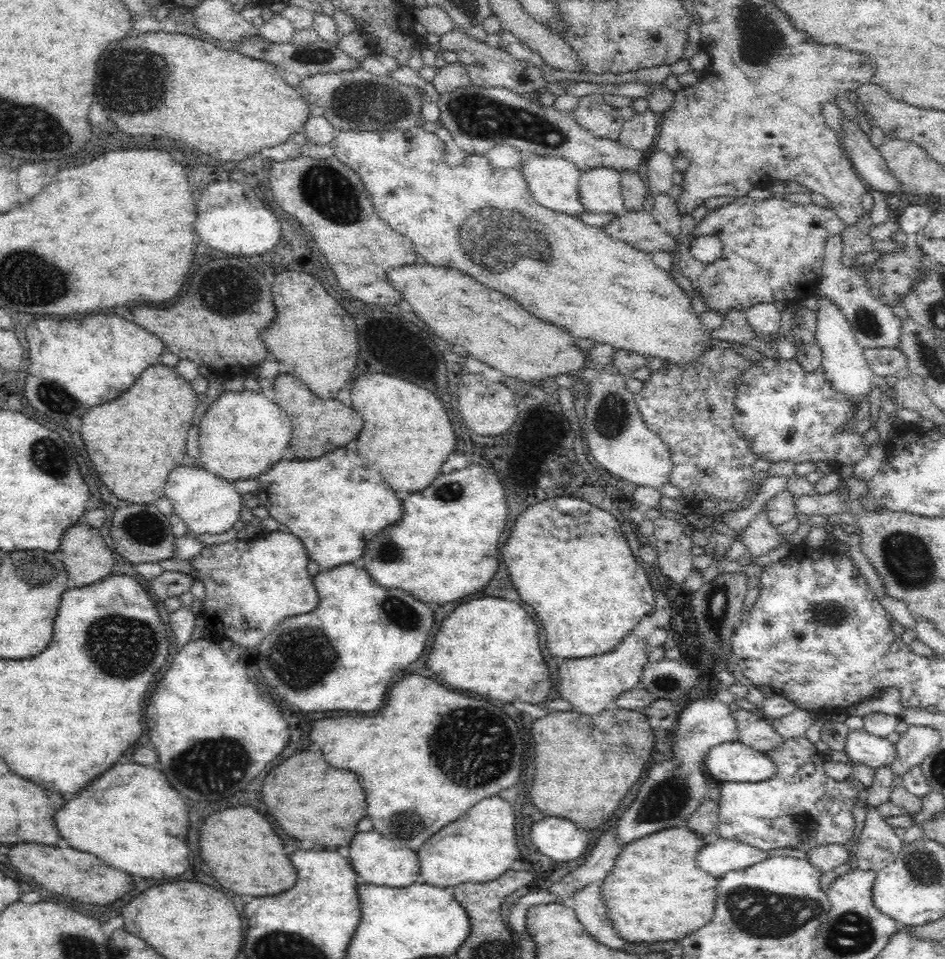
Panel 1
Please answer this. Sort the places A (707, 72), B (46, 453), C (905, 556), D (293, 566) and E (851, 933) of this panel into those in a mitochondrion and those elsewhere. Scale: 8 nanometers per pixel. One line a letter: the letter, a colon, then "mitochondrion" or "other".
A: other
B: mitochondrion
C: mitochondrion
D: other
E: mitochondrion

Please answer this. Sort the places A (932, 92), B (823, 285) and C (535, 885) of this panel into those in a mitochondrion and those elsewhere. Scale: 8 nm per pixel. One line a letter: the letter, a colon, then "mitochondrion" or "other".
A: other
B: other
C: other

